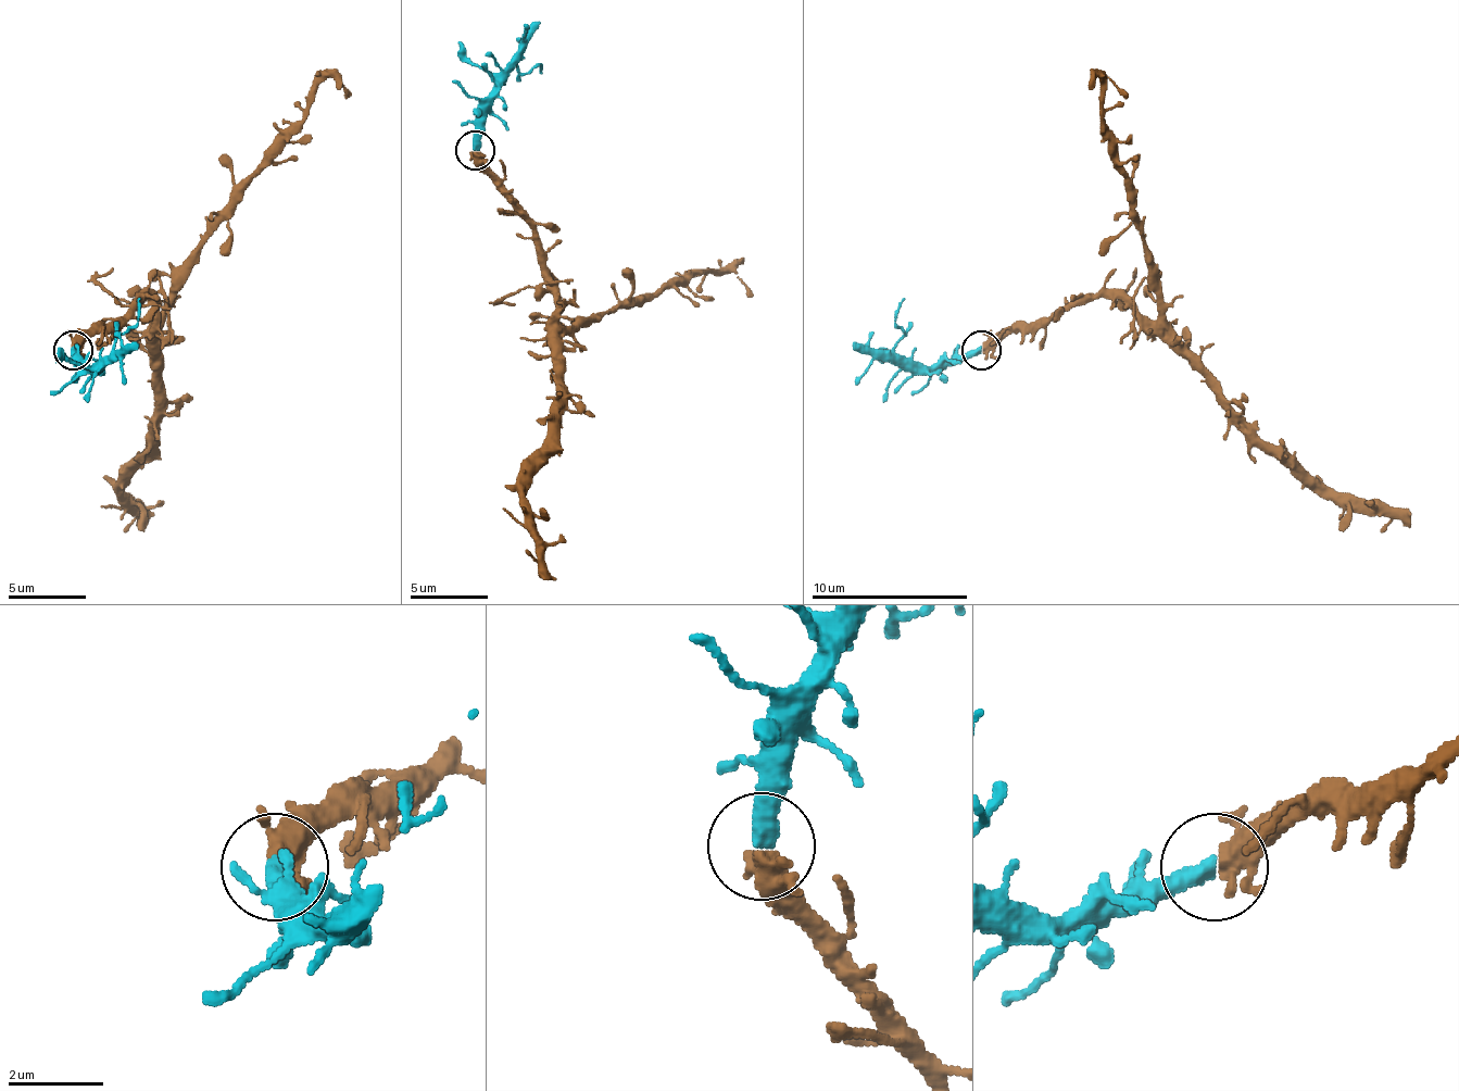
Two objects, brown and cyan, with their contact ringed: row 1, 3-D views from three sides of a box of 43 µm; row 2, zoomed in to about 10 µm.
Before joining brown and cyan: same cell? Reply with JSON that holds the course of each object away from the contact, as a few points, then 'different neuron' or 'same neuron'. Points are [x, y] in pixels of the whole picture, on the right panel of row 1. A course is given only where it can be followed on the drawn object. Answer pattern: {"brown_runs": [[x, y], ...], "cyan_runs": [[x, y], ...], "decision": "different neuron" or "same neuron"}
{"brown_runs": [[982, 349], [1064, 305], [1111, 298], [1158, 317], [1103, 78], [1127, 98]], "cyan_runs": [[982, 349], [954, 352], [934, 364], [912, 364], [895, 345], [903, 333], [895, 321], [903, 298]], "decision": "same neuron"}

